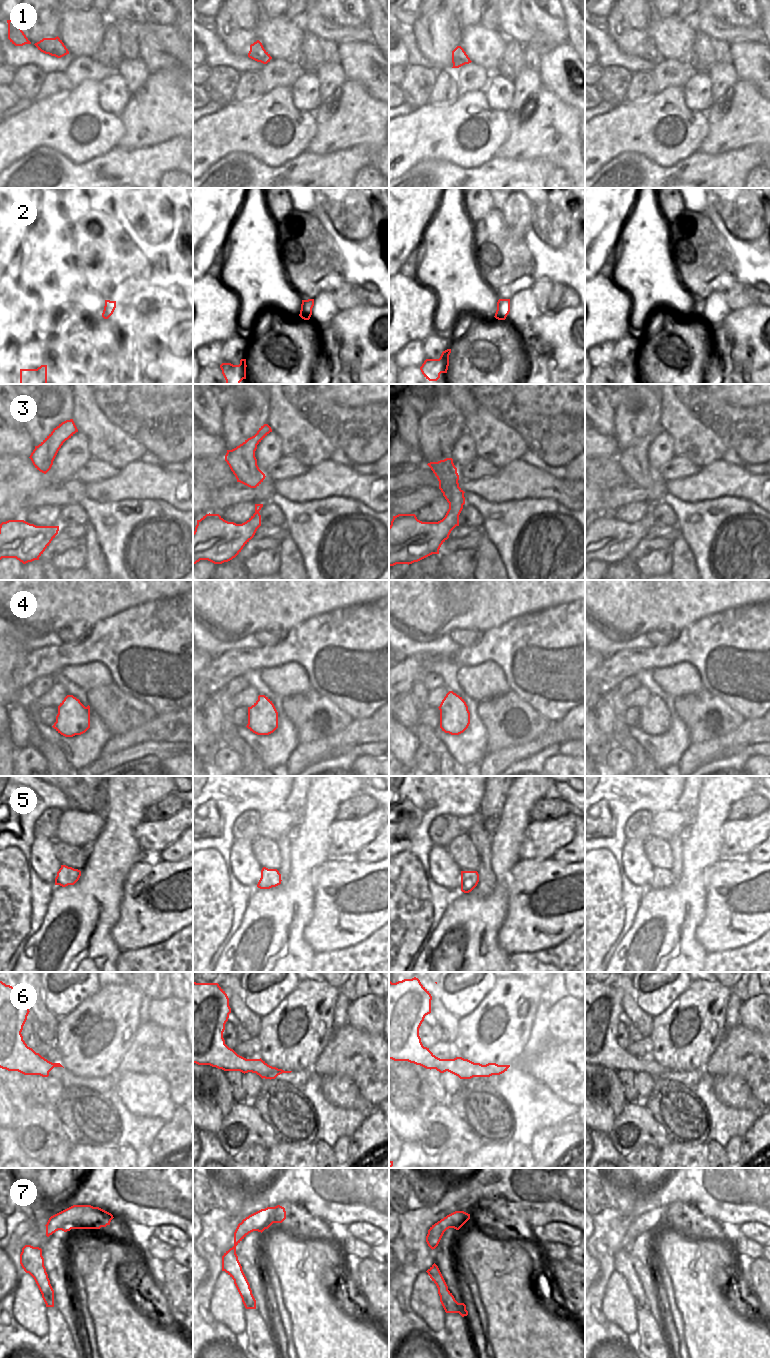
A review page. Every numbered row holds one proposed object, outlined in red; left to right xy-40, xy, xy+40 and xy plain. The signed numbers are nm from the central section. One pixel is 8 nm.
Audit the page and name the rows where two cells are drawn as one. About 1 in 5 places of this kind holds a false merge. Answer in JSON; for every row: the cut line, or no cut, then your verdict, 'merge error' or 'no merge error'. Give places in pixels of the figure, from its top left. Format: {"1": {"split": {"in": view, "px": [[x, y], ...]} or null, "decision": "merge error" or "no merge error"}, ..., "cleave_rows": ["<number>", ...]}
{"1": {"split": null, "decision": "no merge error"}, "2": {"split": null, "decision": "no merge error"}, "3": {"split": null, "decision": "no merge error"}, "4": {"split": null, "decision": "no merge error"}, "5": {"split": null, "decision": "no merge error"}, "6": {"split": null, "decision": "no merge error"}, "7": {"split": {"in": "xy", "px": [[230, 1248], [235, 1249]]}, "decision": "merge error"}, "cleave_rows": ["7"]}

